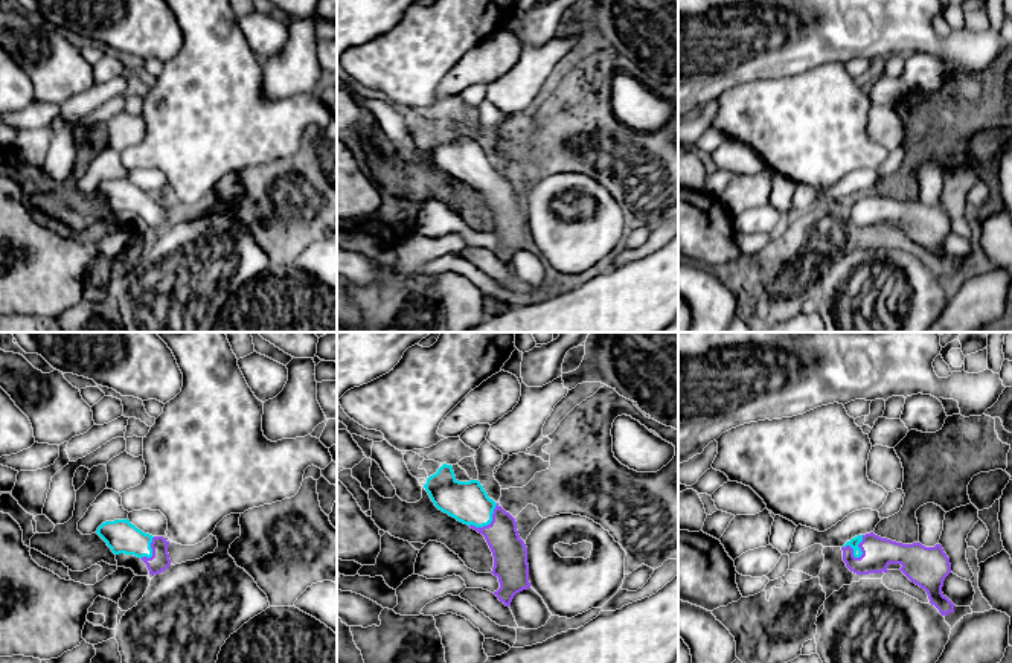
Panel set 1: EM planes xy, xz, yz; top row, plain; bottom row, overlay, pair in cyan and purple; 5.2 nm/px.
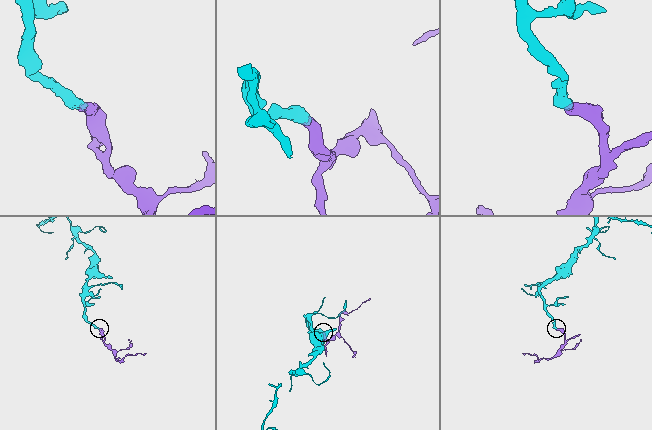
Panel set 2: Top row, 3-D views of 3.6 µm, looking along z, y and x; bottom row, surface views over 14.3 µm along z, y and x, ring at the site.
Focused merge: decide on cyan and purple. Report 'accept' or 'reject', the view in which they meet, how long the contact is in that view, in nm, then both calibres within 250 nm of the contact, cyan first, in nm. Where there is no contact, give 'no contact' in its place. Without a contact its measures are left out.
accept; meets cyan in yz; contact 130 nm long; 50 nm thick on the cyan side, 160 nm on the other

